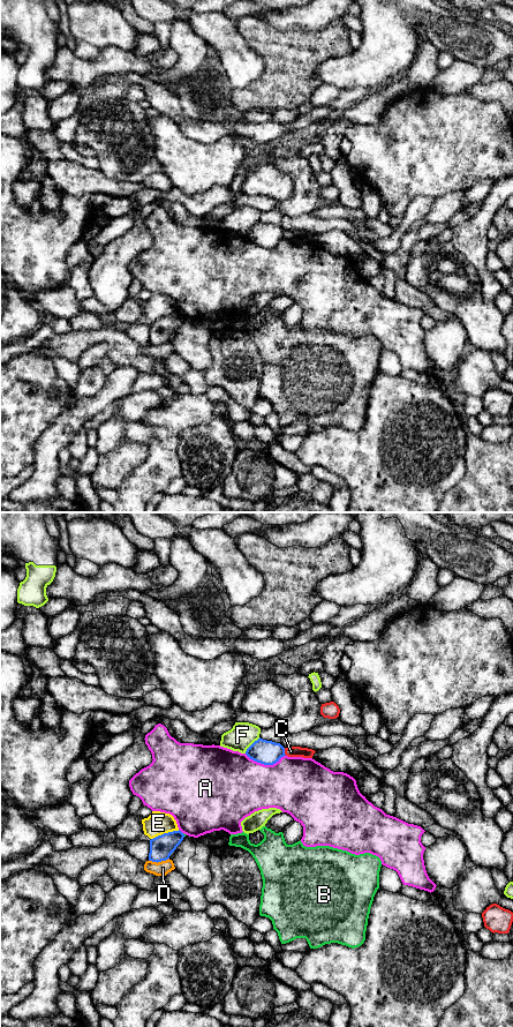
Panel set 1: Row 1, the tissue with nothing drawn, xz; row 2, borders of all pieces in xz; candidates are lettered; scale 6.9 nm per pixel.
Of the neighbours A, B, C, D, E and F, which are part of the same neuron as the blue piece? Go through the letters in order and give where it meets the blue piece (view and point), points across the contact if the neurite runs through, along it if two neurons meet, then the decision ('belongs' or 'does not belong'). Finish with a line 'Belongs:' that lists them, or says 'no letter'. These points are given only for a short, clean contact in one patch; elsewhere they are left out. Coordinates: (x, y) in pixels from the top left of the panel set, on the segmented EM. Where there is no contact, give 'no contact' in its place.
A: xz (265, 764) | does not belong
B: xz (183, 834) | does not belong
C: xz (284, 751) | along xz (284, 748), (286, 755) | does not belong
D: xz (158, 861) | along xz (168, 857), (157, 862), (149, 861) | does not belong
E: xz (165, 833) | does not belong
F: xz (251, 744) | does not belong
Belongs: no letter

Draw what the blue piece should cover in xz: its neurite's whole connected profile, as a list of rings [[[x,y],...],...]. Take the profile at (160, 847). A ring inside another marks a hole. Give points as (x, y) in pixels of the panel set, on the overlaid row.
[[[179,831],[164,833],[150,840],[149,861],[161,862],[169,859],[171,854],[183,840],[184,834]]]

